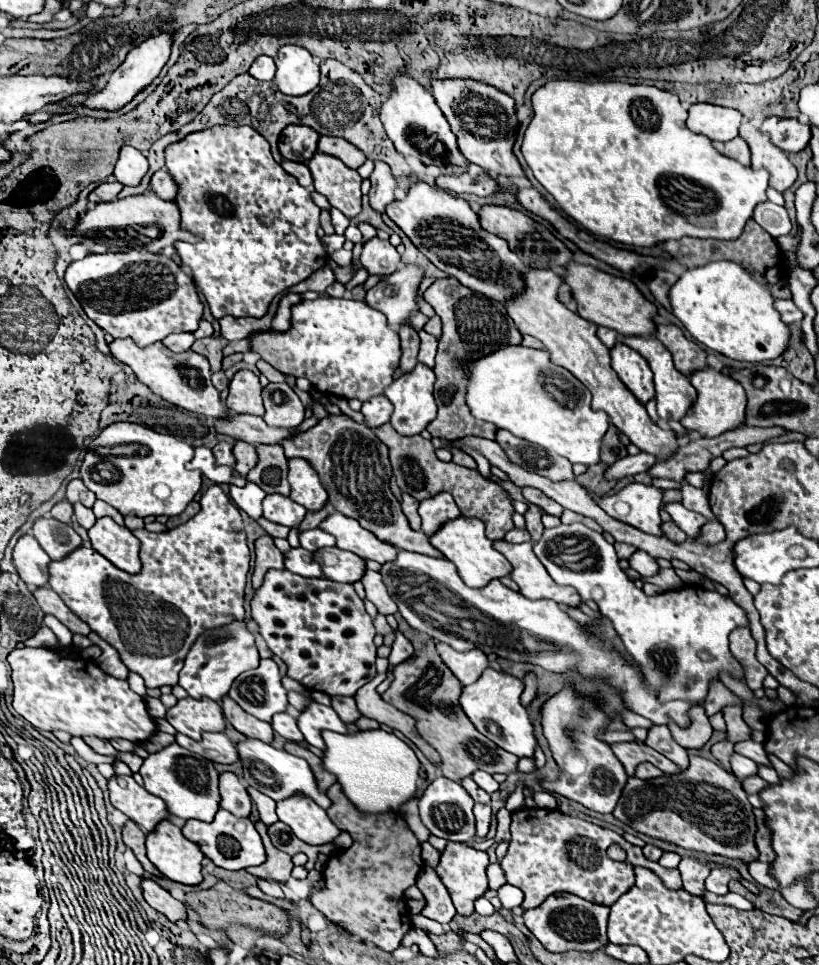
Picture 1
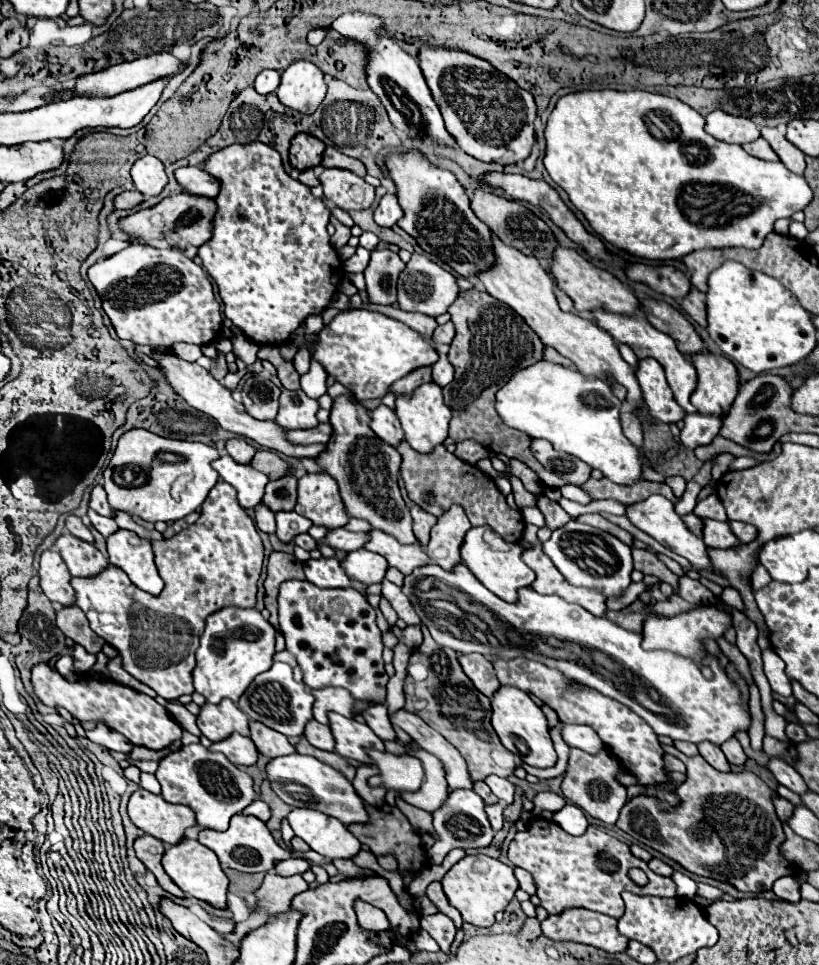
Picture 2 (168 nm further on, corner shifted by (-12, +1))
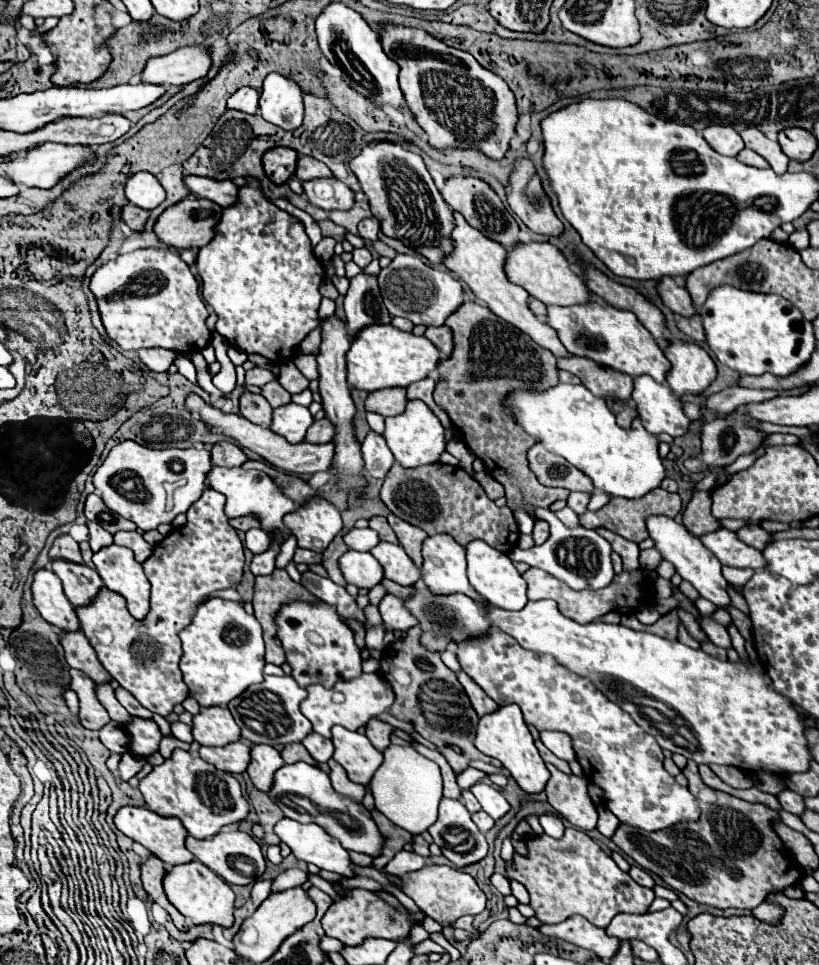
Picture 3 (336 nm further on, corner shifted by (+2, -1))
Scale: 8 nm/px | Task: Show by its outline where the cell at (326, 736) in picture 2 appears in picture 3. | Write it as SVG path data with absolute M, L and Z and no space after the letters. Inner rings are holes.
M310 733L302 745L308 749L308 753L316 759L316 761L328 761L332 757L332 741L318 735L318 733Z

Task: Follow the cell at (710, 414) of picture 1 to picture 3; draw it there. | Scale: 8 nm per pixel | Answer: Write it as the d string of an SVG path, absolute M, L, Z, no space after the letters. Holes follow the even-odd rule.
M670 339L664 355L670 361L666 383L678 397L700 395L716 379L714 361L696 343Z

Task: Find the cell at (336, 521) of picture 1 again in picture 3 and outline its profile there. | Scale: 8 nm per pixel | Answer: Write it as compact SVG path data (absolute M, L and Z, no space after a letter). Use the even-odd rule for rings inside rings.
M382 541L370 553L384 567L386 579L390 579L402 587L410 587L420 579L420 569L414 565L414 561L410 561L410 557L406 557L406 551L400 545Z

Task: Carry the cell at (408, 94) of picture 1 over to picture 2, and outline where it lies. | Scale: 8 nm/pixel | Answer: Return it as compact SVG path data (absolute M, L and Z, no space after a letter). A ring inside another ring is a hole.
M344 13L332 23L332 27L340 35L356 39L368 47L368 51L370 51L368 85L380 97L380 101L386 107L390 121L394 123L396 129L404 131L410 141L422 139L428 135L428 137L432 137L432 143L448 145L448 147L456 145L456 139L444 127L444 119L426 85L422 69L418 67L418 61L414 57L410 57L406 51L402 51L388 33L384 33L382 21L378 17L366 15L366 13Z

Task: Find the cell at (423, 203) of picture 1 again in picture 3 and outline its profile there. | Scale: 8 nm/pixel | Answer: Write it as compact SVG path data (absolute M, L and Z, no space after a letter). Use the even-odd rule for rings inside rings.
M372 141L348 165L358 177L360 187L368 197L370 211L380 221L382 233L402 241L430 263L442 263L444 255L452 249L448 237L452 233L452 211L436 189L422 157L400 143Z

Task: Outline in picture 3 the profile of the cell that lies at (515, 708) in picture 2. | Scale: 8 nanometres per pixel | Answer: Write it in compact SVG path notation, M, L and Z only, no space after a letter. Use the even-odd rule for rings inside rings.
M508 705L508 707L500 707L496 713L490 713L486 717L480 719L478 723L478 731L476 731L476 739L474 745L488 757L498 759L514 777L514 781L528 793L528 795L536 795L540 791L544 791L550 773L534 745L534 739L522 719L522 711L518 709L518 705Z

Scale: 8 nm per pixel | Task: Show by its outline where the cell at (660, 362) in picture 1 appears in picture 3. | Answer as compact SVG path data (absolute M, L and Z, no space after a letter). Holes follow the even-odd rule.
M594 299L570 307L548 305L546 309L546 325L556 331L560 343L566 347L570 355L592 359L602 367L612 367L632 377L650 375L654 381L666 383L664 377L668 373L670 363L666 361L662 349L656 345L654 337L636 319L634 313L616 309L612 305L602 305Z

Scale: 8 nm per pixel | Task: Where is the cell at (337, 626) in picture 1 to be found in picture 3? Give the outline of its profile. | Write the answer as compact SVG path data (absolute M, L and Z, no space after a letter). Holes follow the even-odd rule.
M296 601L294 605L284 605L276 617L276 625L286 659L292 667L292 677L298 685L308 687L310 683L320 683L324 687L334 687L338 681L362 675L362 657L354 643L354 633L326 603L310 605Z

